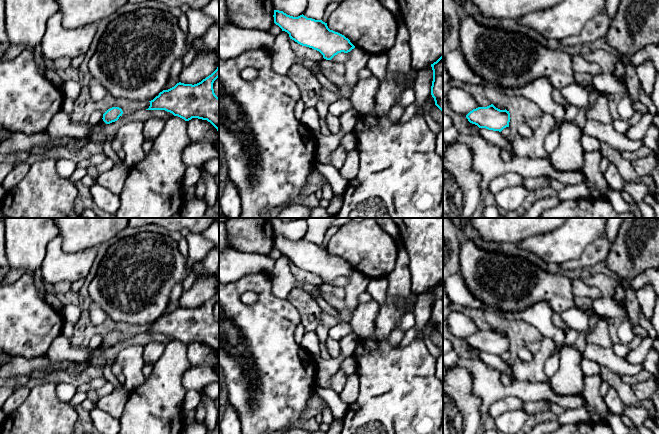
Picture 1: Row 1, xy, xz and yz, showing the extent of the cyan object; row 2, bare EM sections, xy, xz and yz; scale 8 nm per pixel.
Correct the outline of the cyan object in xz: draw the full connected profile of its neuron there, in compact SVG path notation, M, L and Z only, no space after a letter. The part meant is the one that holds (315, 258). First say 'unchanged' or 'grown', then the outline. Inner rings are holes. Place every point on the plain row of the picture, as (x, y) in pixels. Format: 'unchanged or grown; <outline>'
unchanged; M274 234L274 247L289 258L290 263L302 270L319 275L323 282L331 284L338 277L348 277L355 270L344 259L330 254L322 244L287 239Z

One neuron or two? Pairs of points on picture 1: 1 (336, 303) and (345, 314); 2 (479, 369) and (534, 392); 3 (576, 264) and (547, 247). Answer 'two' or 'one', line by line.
1: one
2: one
3: two

